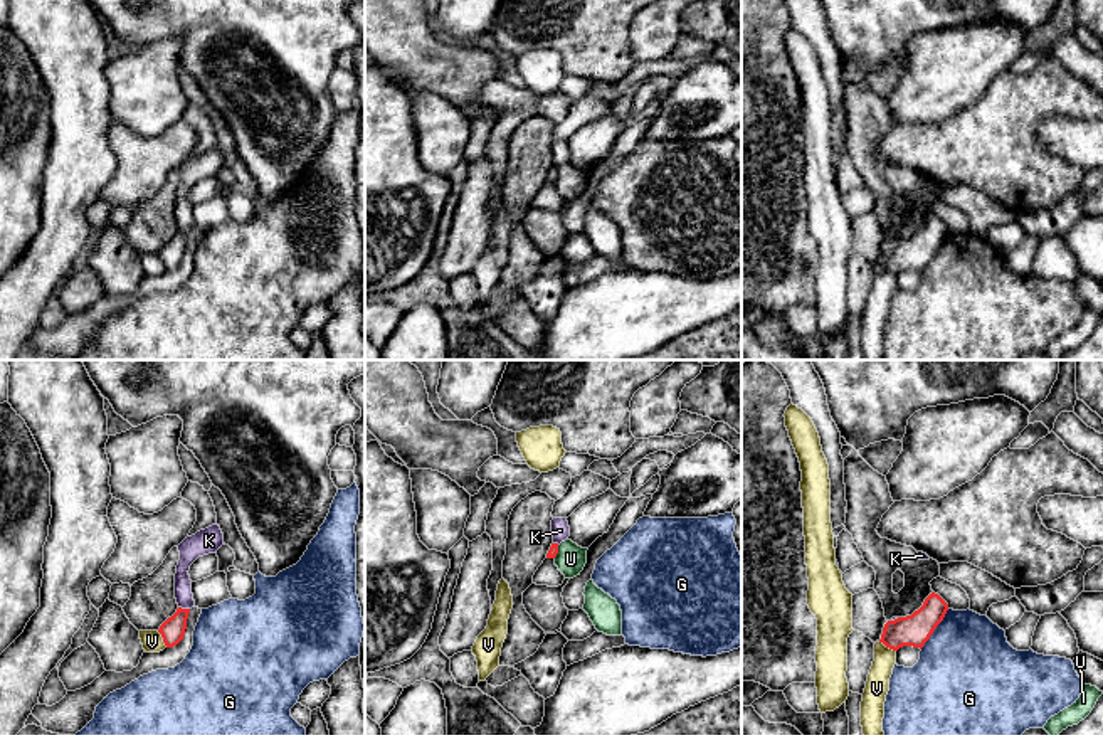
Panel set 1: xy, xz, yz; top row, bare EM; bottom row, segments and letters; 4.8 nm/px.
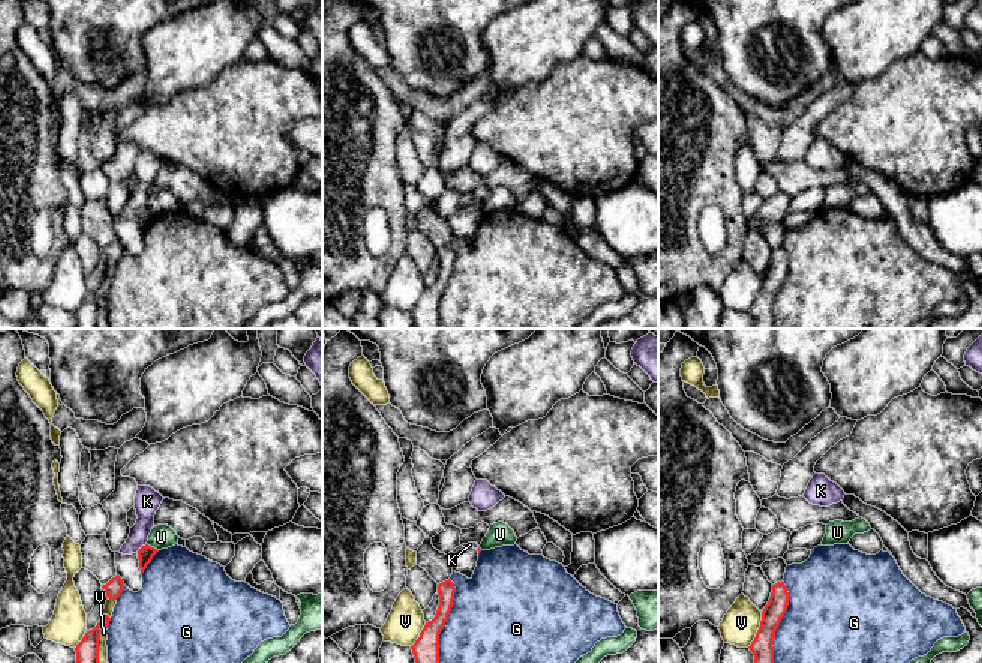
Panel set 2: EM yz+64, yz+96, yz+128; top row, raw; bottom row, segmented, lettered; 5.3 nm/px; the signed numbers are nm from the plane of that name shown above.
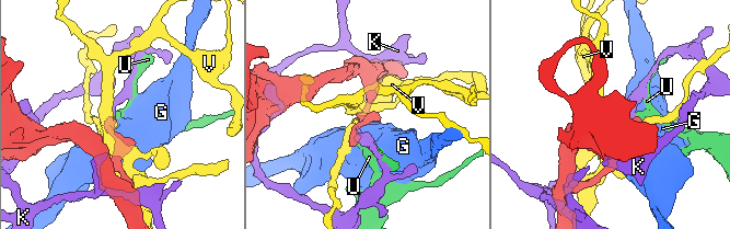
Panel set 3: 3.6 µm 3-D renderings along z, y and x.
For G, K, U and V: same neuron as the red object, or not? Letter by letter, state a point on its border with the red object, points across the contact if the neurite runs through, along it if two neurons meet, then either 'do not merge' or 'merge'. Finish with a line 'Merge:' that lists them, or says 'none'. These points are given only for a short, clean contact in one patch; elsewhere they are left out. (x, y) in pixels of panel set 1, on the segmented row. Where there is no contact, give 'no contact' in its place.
G: yz (935, 628) | do not merge
K: xy (184, 609) | do not merge
U: xz (557, 552) | along xz (559, 545), (559, 552), (554, 557) | do not merge
V: xy (163, 639) | do not merge
Merge: none

